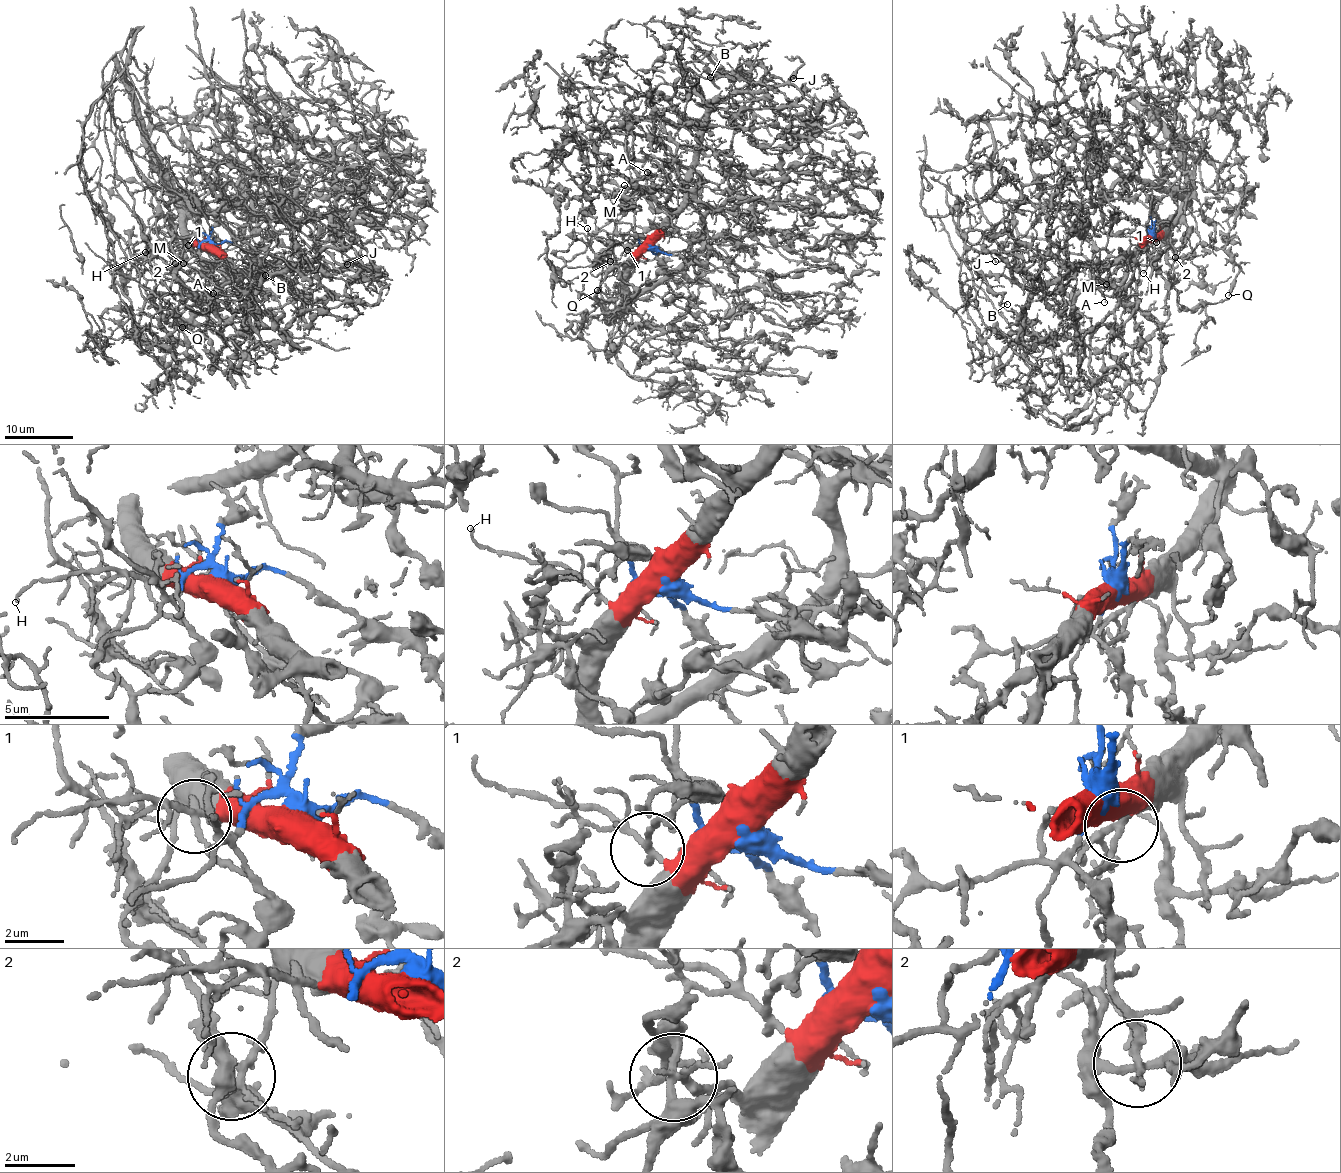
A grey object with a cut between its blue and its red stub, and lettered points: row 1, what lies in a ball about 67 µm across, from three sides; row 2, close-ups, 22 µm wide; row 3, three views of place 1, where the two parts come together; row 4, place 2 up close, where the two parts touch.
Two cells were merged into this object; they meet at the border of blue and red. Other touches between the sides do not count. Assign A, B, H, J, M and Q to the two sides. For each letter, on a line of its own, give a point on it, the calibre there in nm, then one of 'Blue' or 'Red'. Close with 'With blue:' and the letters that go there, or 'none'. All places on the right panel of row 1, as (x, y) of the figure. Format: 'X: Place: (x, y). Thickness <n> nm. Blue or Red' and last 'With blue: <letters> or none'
A: Place: (1104, 302). Thickness 90 nm. Red
B: Place: (1007, 304). Thickness 100 nm. Red
H: Place: (1143, 273). Thickness 100 nm. Red
J: Place: (995, 261). Thickness 110 nm. Red
M: Place: (1106, 284). Thickness 160 nm. Blue
Q: Place: (1228, 295). Thickness 150 nm. Blue
With blue: M, Q

